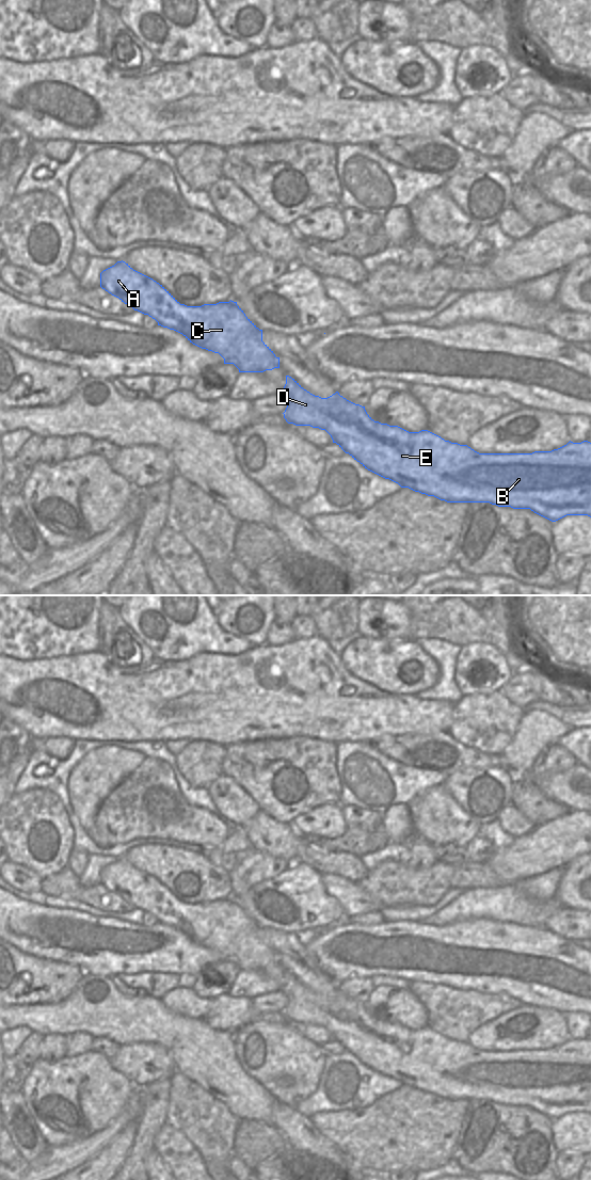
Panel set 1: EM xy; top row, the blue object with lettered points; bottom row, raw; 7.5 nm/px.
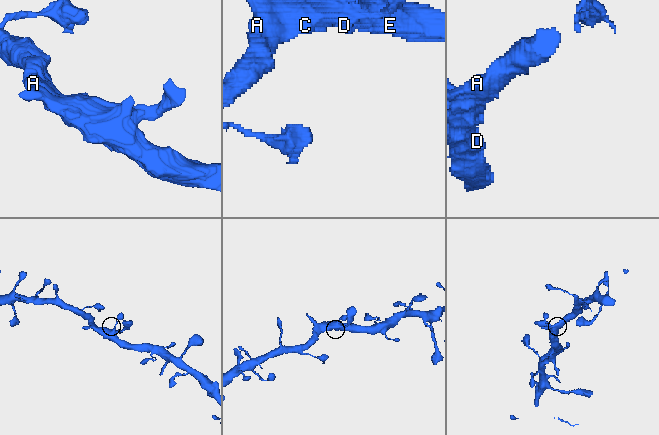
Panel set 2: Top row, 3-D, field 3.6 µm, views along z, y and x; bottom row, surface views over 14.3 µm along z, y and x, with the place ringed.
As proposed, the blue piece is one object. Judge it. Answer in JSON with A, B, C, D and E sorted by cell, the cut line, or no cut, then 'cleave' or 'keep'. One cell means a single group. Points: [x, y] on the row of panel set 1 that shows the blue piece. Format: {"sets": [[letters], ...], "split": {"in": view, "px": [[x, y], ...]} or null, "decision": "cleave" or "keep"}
{"sets": [["A", "B", "C", "D", "E"]], "split": null, "decision": "keep"}

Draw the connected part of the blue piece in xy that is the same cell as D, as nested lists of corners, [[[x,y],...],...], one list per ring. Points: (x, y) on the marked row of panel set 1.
[[[286,376],[286,384],[279,394],[288,401],[283,413],[288,424],[325,430],[333,443],[365,468],[398,483],[401,488],[409,488],[447,503],[490,503],[498,507],[530,509],[552,522],[566,515],[591,517],[591,443],[588,441],[581,443],[570,441],[566,445],[552,451],[479,453],[467,445],[445,441],[428,430],[409,432],[398,426],[374,421],[367,414],[365,406],[347,400],[338,392],[328,398],[321,398],[304,389],[289,376]]]

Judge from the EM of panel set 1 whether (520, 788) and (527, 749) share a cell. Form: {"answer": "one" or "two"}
{"answer": "two"}

